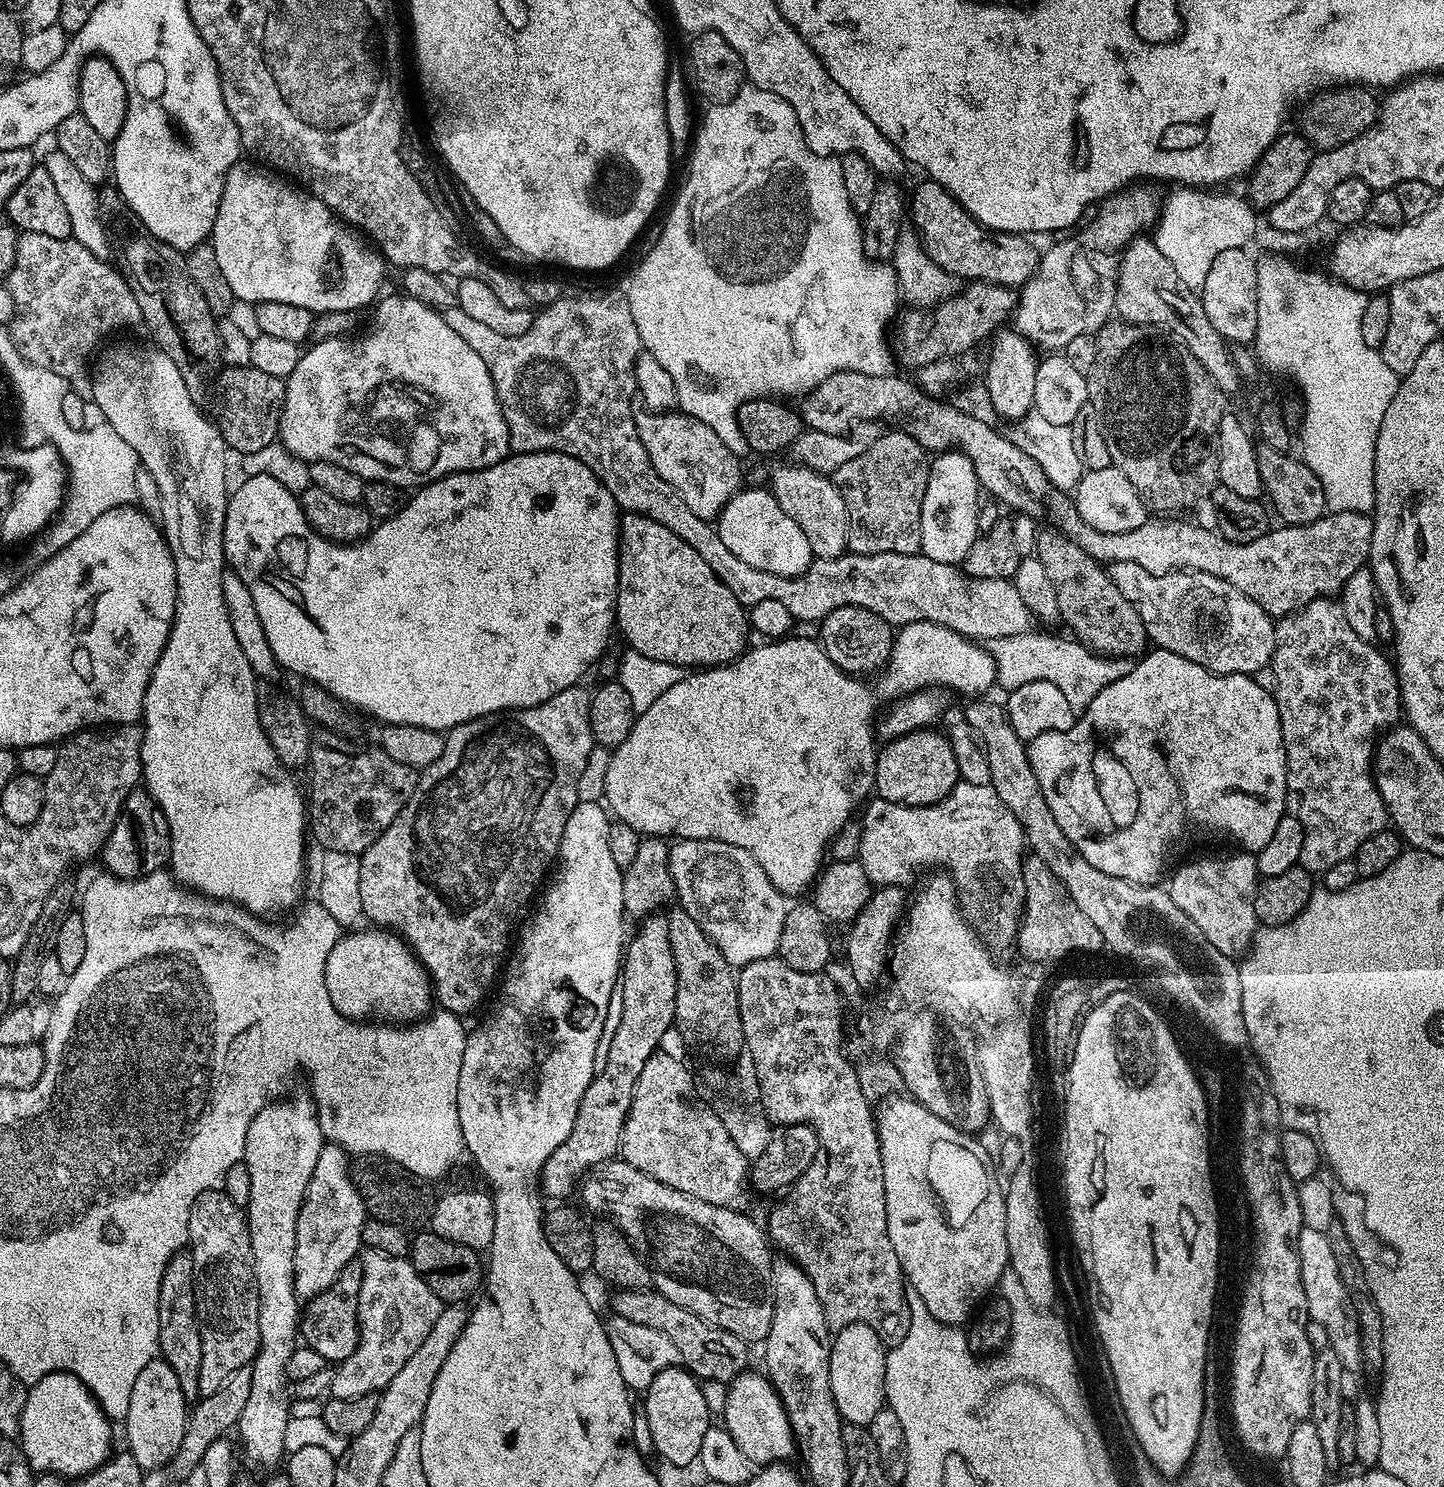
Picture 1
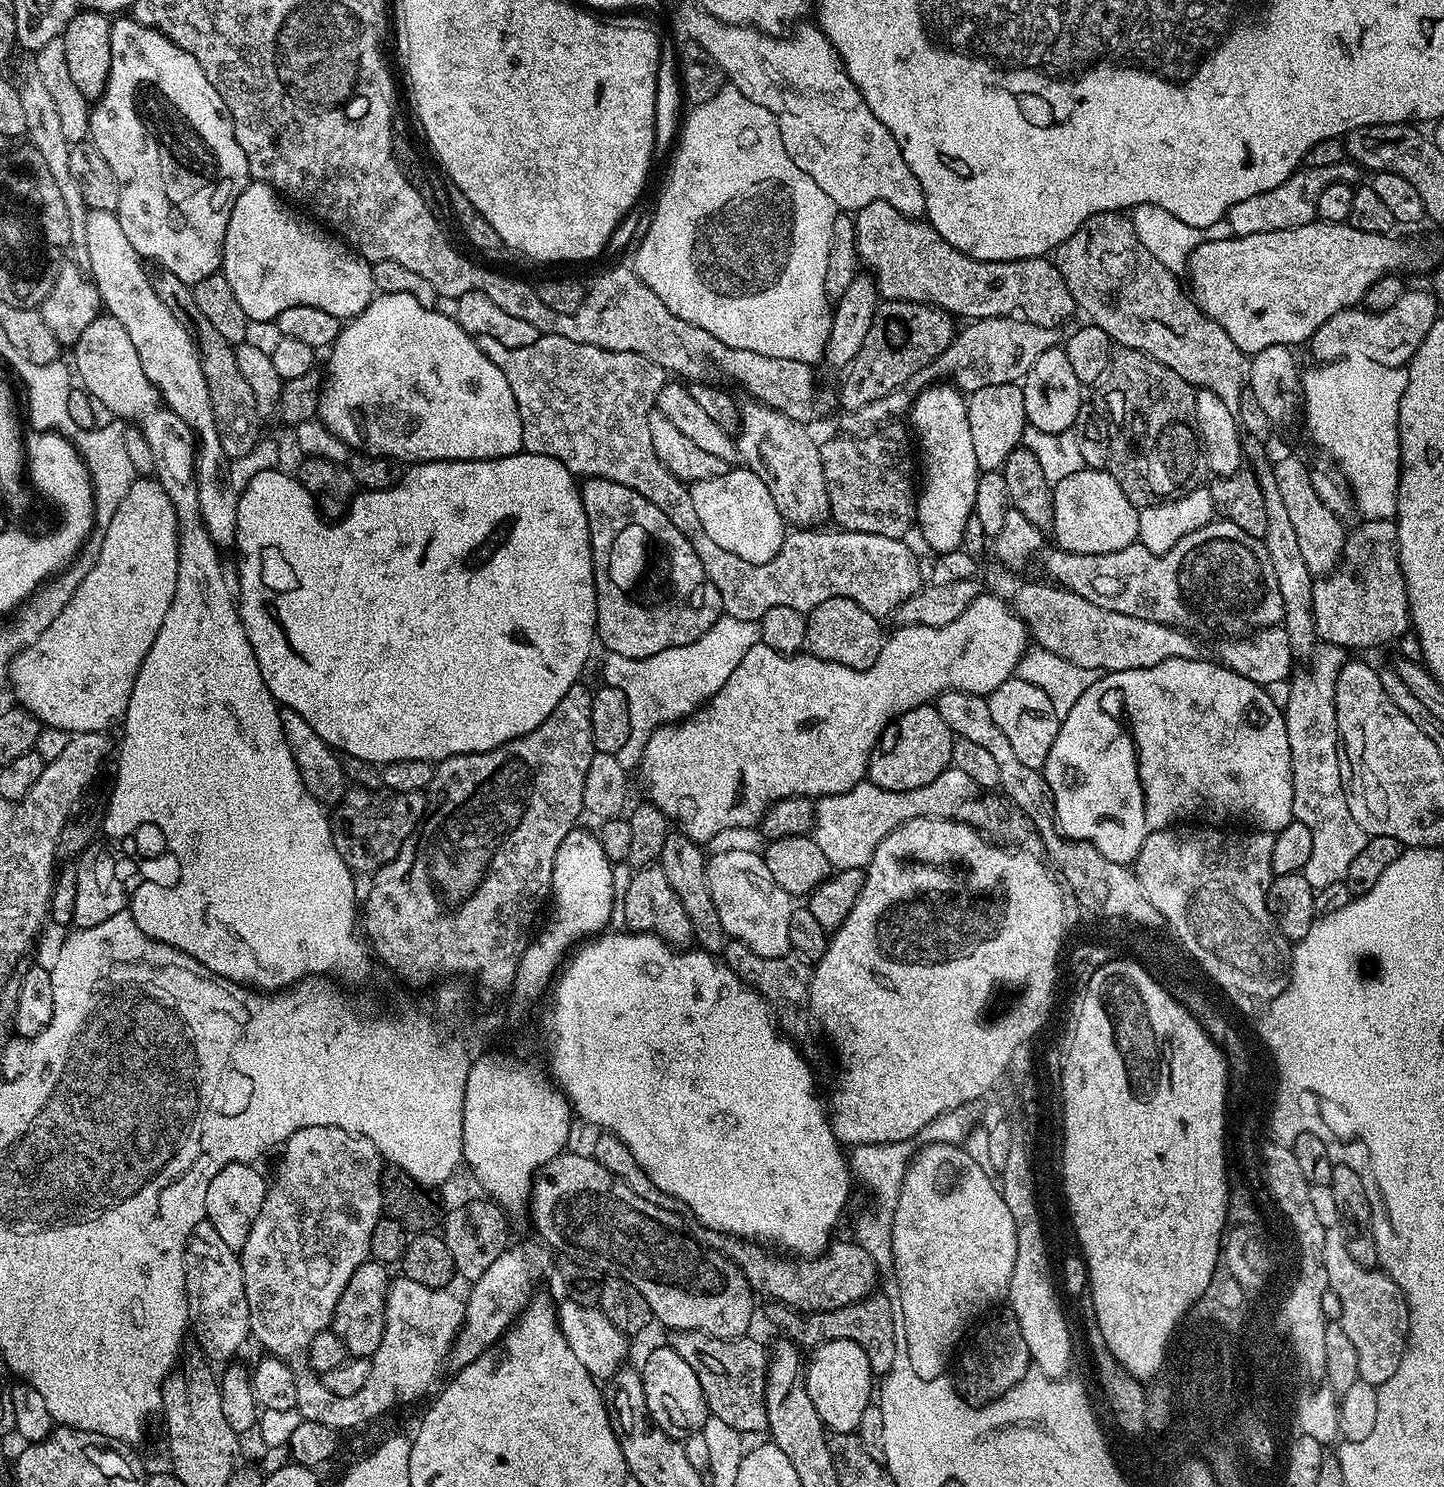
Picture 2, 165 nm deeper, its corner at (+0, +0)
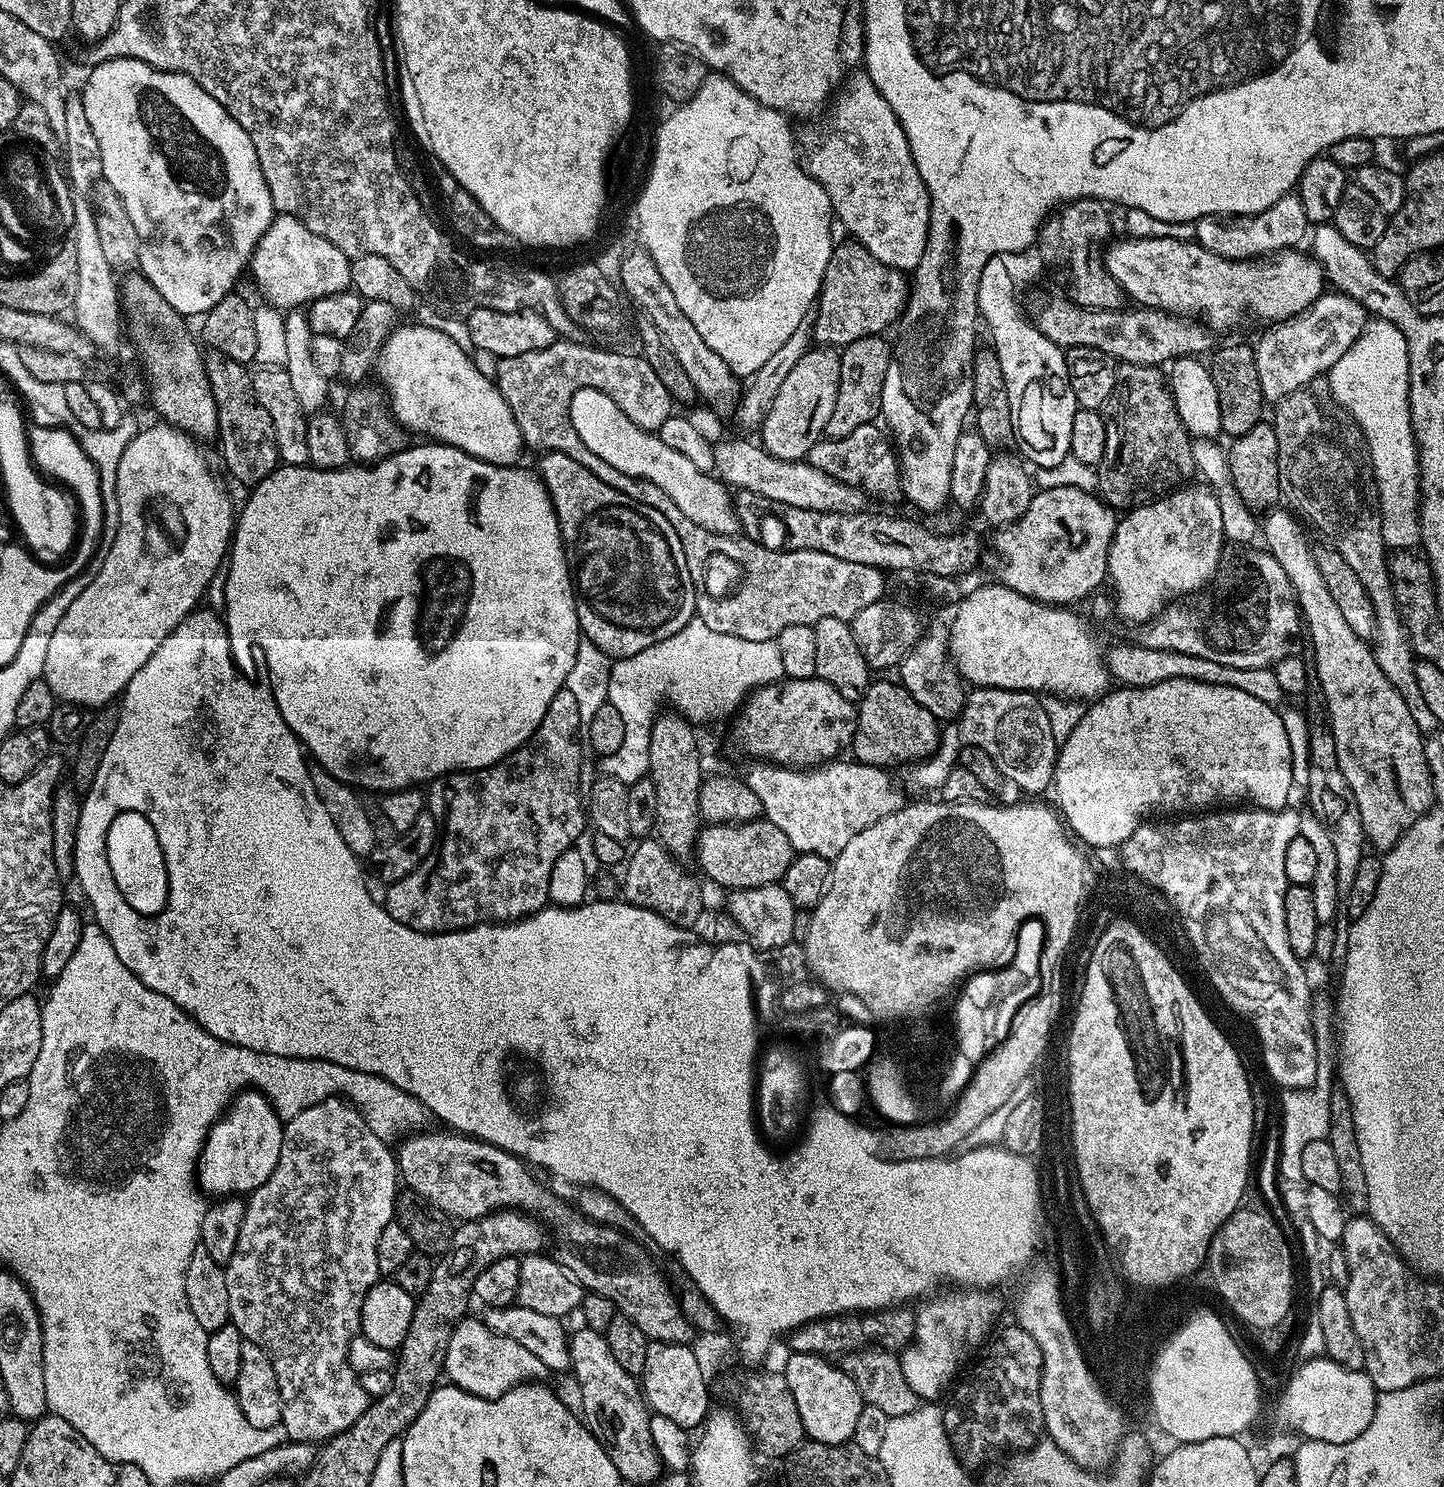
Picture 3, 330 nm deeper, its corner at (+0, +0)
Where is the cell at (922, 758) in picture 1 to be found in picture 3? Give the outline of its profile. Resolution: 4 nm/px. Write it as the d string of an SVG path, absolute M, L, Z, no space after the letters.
M880 680L869 684L866 694L856 708L856 733L850 752L859 763L885 770L895 769L895 764L911 766L936 753L942 735L941 721L926 706L922 706L905 690L903 684Z

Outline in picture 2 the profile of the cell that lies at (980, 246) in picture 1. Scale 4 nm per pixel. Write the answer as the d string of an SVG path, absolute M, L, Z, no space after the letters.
M870 202L870 206L855 209L856 255L876 281L879 299L909 300L919 304L932 304L953 317L968 316L969 321L1009 316L1025 320L1034 326L1059 329L1072 315L1077 315L1076 299L1070 294L1060 269L1051 259L1031 256L1025 260L975 260L956 248L951 248L934 230L932 225L920 218L903 216L890 202Z

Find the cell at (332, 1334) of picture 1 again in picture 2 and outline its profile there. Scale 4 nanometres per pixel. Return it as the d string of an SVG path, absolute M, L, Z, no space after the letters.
M366 1259L358 1270L346 1282L346 1290L342 1290L342 1298L338 1298L338 1306L332 1315L330 1330L342 1338L342 1346L346 1346L349 1357L371 1358L378 1350L384 1333L386 1322L386 1294L390 1283L389 1269L374 1259Z

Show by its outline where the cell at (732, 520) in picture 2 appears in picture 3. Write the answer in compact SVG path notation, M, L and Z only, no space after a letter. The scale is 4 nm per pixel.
M593 388L578 390L570 398L570 422L574 430L578 430L578 438L582 438L582 446L586 446L586 450L598 454L602 462L610 462L610 466L622 474L654 482L654 486L661 487L674 501L674 506L690 518L690 522L698 522L698 526L723 536L737 535L738 509L733 497L728 497L729 485L711 472L698 470L694 462L687 461L685 456L678 454L678 450L666 446L657 433L634 426L634 422L622 414L614 398Z

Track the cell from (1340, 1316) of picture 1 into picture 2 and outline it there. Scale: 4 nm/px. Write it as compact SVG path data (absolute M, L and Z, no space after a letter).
M1340 1226L1326 1228L1325 1266L1328 1287L1338 1294L1342 1302L1342 1316L1338 1321L1342 1330L1346 1330L1354 1351L1358 1353L1358 1374L1367 1384L1378 1386L1386 1382L1386 1378L1394 1375L1398 1370L1398 1362L1402 1362L1402 1354L1408 1346L1408 1306L1402 1290L1387 1276L1383 1270L1363 1268L1350 1258L1346 1246L1344 1231Z

